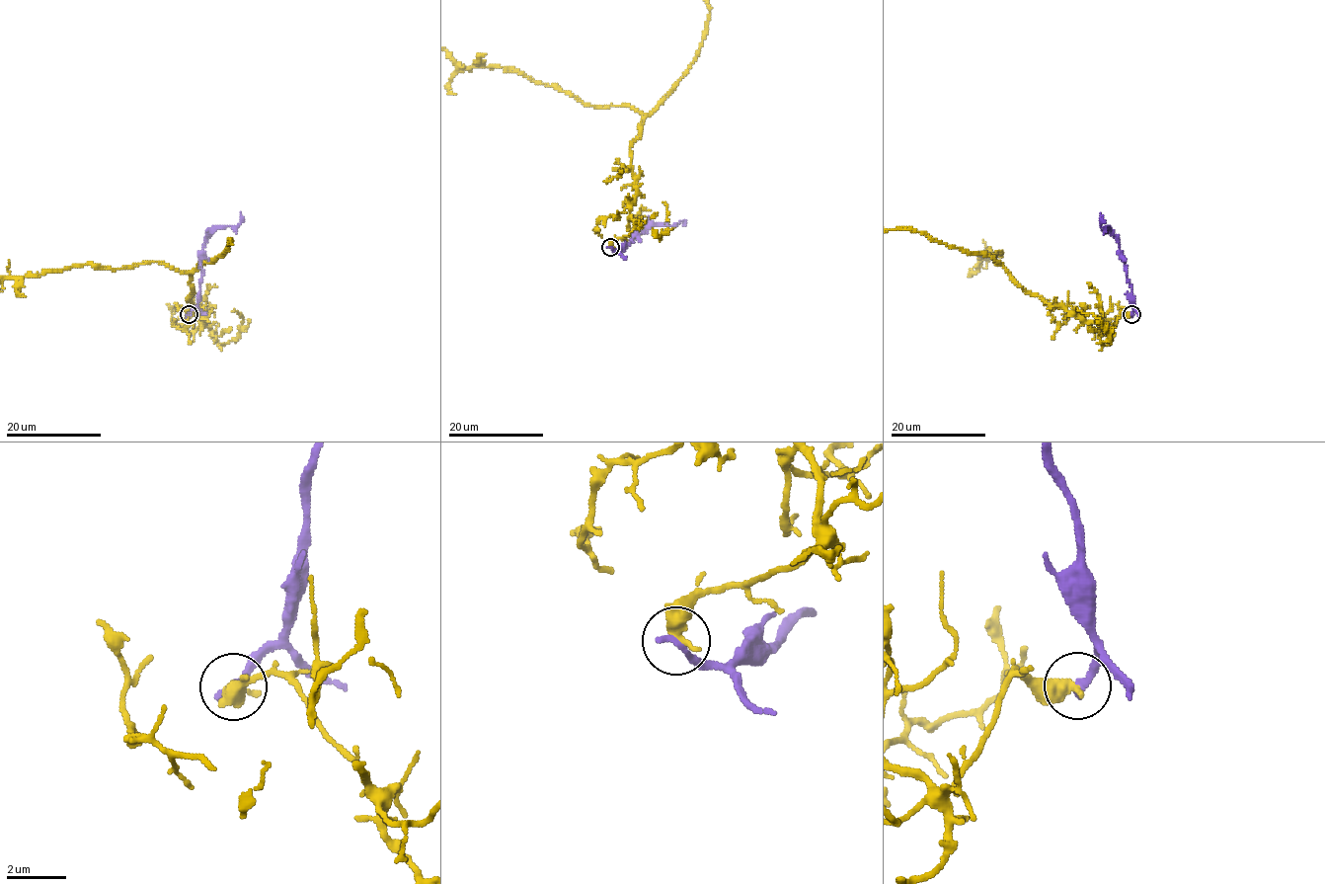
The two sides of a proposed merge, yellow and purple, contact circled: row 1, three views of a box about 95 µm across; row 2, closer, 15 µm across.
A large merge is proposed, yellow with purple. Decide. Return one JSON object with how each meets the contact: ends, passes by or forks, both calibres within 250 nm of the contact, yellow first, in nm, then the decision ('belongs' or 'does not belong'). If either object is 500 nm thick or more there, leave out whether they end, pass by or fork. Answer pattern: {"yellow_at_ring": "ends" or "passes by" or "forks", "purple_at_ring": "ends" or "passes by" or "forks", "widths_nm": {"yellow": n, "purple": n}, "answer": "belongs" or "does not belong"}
{"widths_nm": {"yellow": 550, "purple": 300}, "answer": "does not belong"}

